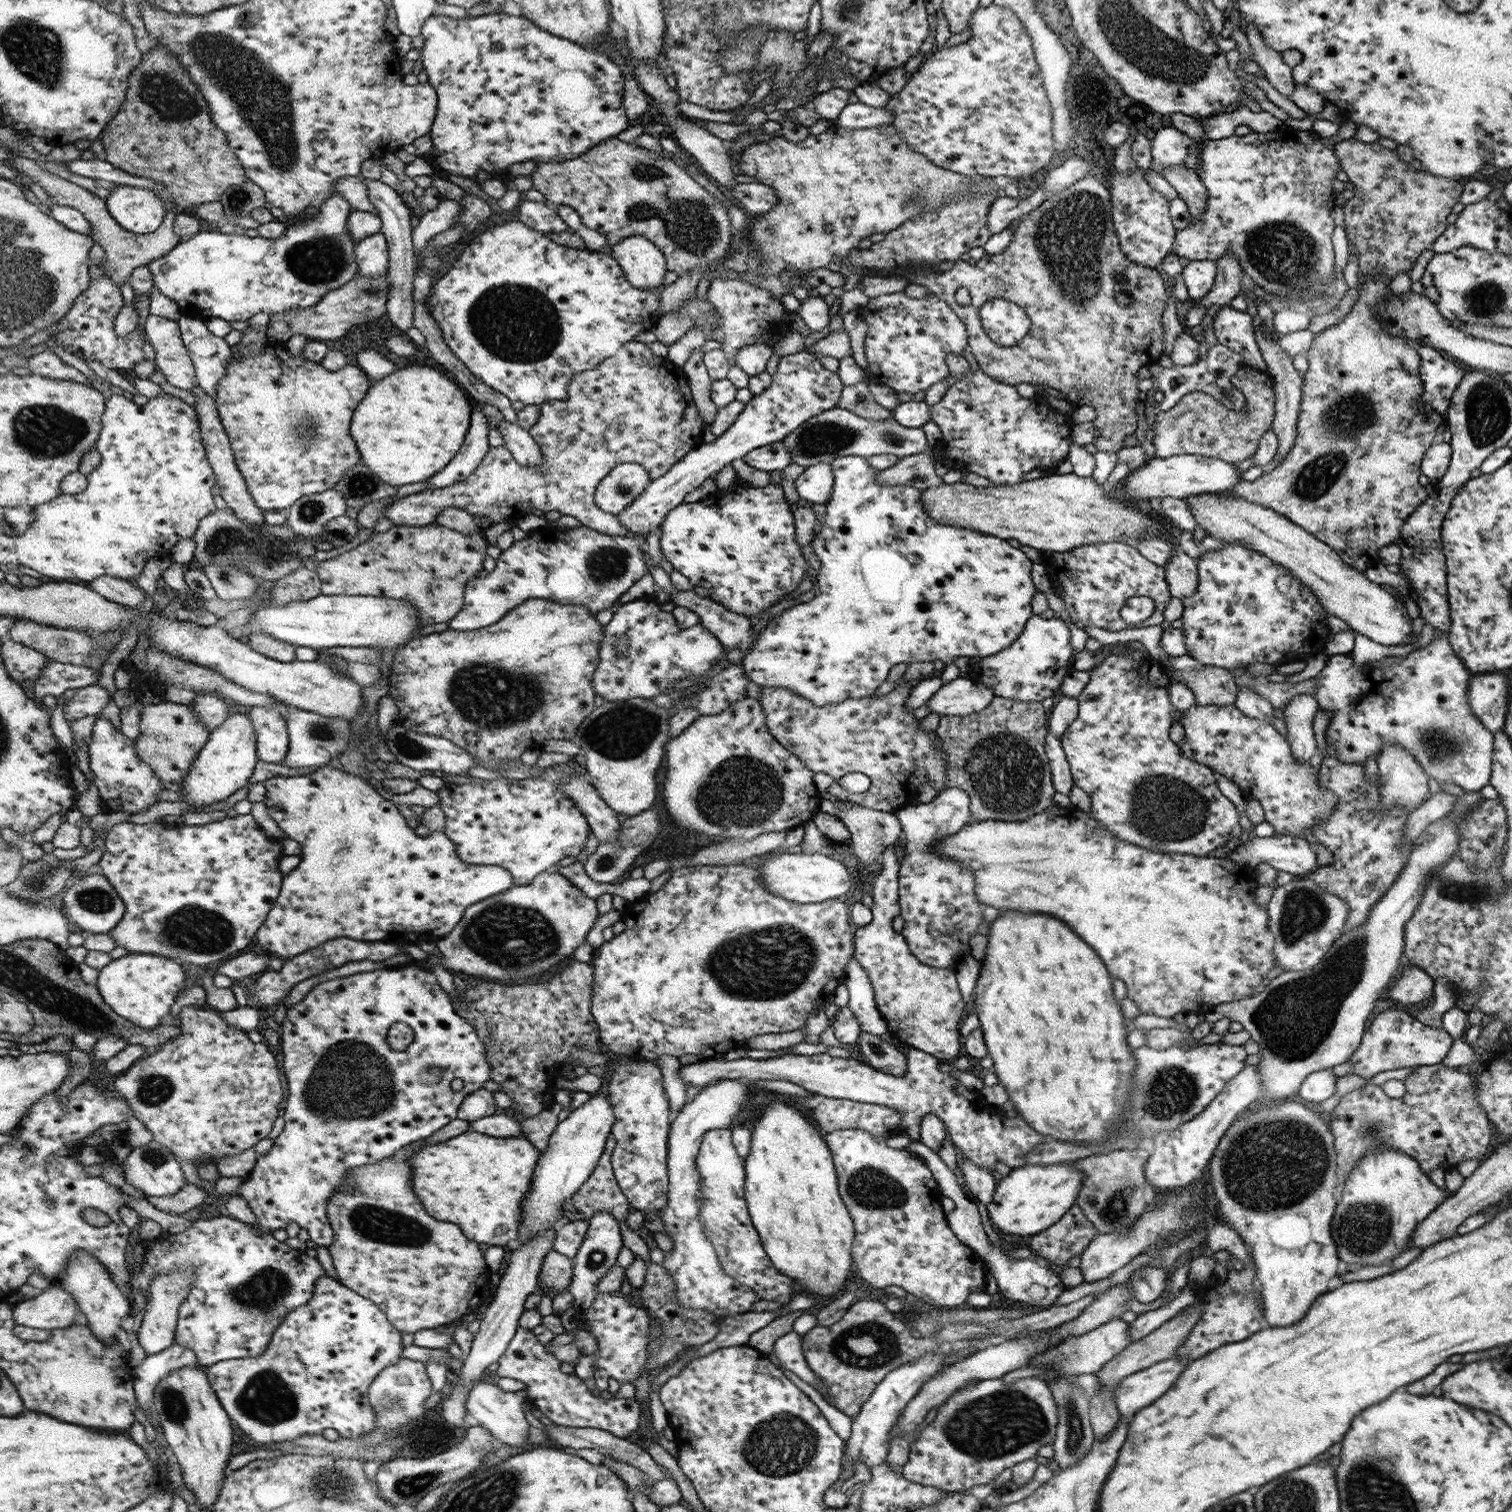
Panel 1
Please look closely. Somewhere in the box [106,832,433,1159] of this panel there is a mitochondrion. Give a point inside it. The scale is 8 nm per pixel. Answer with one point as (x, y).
(347, 1079)

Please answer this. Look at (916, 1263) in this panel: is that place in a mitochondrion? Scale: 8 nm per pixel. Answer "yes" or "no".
no

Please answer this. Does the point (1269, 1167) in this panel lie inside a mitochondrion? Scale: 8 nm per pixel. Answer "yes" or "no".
yes

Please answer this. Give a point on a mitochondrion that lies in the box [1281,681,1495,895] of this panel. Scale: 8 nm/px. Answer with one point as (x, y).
(1438, 745)

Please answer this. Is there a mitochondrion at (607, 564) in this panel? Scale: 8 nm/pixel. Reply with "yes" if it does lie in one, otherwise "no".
yes

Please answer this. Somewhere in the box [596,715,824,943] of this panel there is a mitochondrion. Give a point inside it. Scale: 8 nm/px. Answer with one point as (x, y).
(742, 792)

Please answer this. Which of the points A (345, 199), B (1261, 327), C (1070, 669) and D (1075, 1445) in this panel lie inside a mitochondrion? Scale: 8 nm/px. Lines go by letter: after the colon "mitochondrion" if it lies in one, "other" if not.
A: other
B: other
C: other
D: mitochondrion

